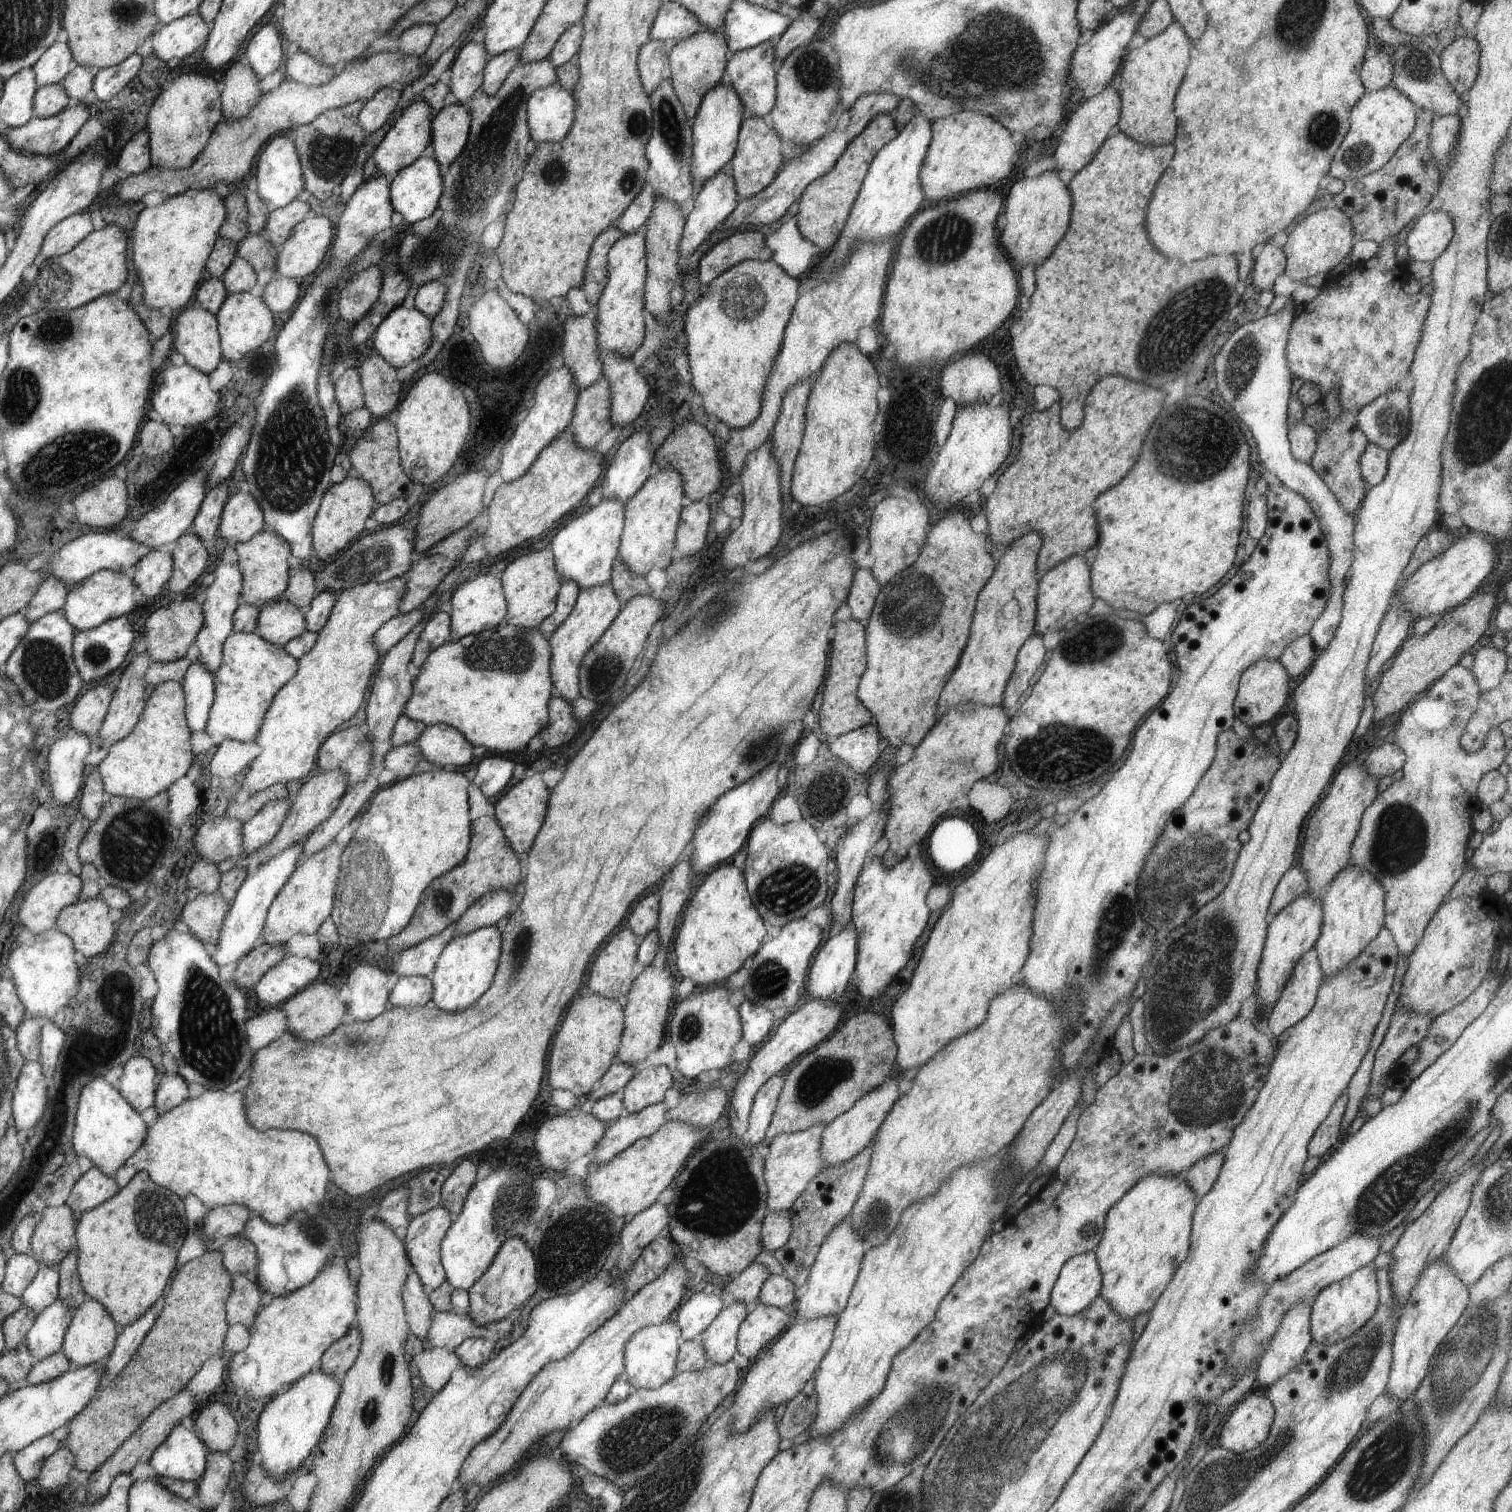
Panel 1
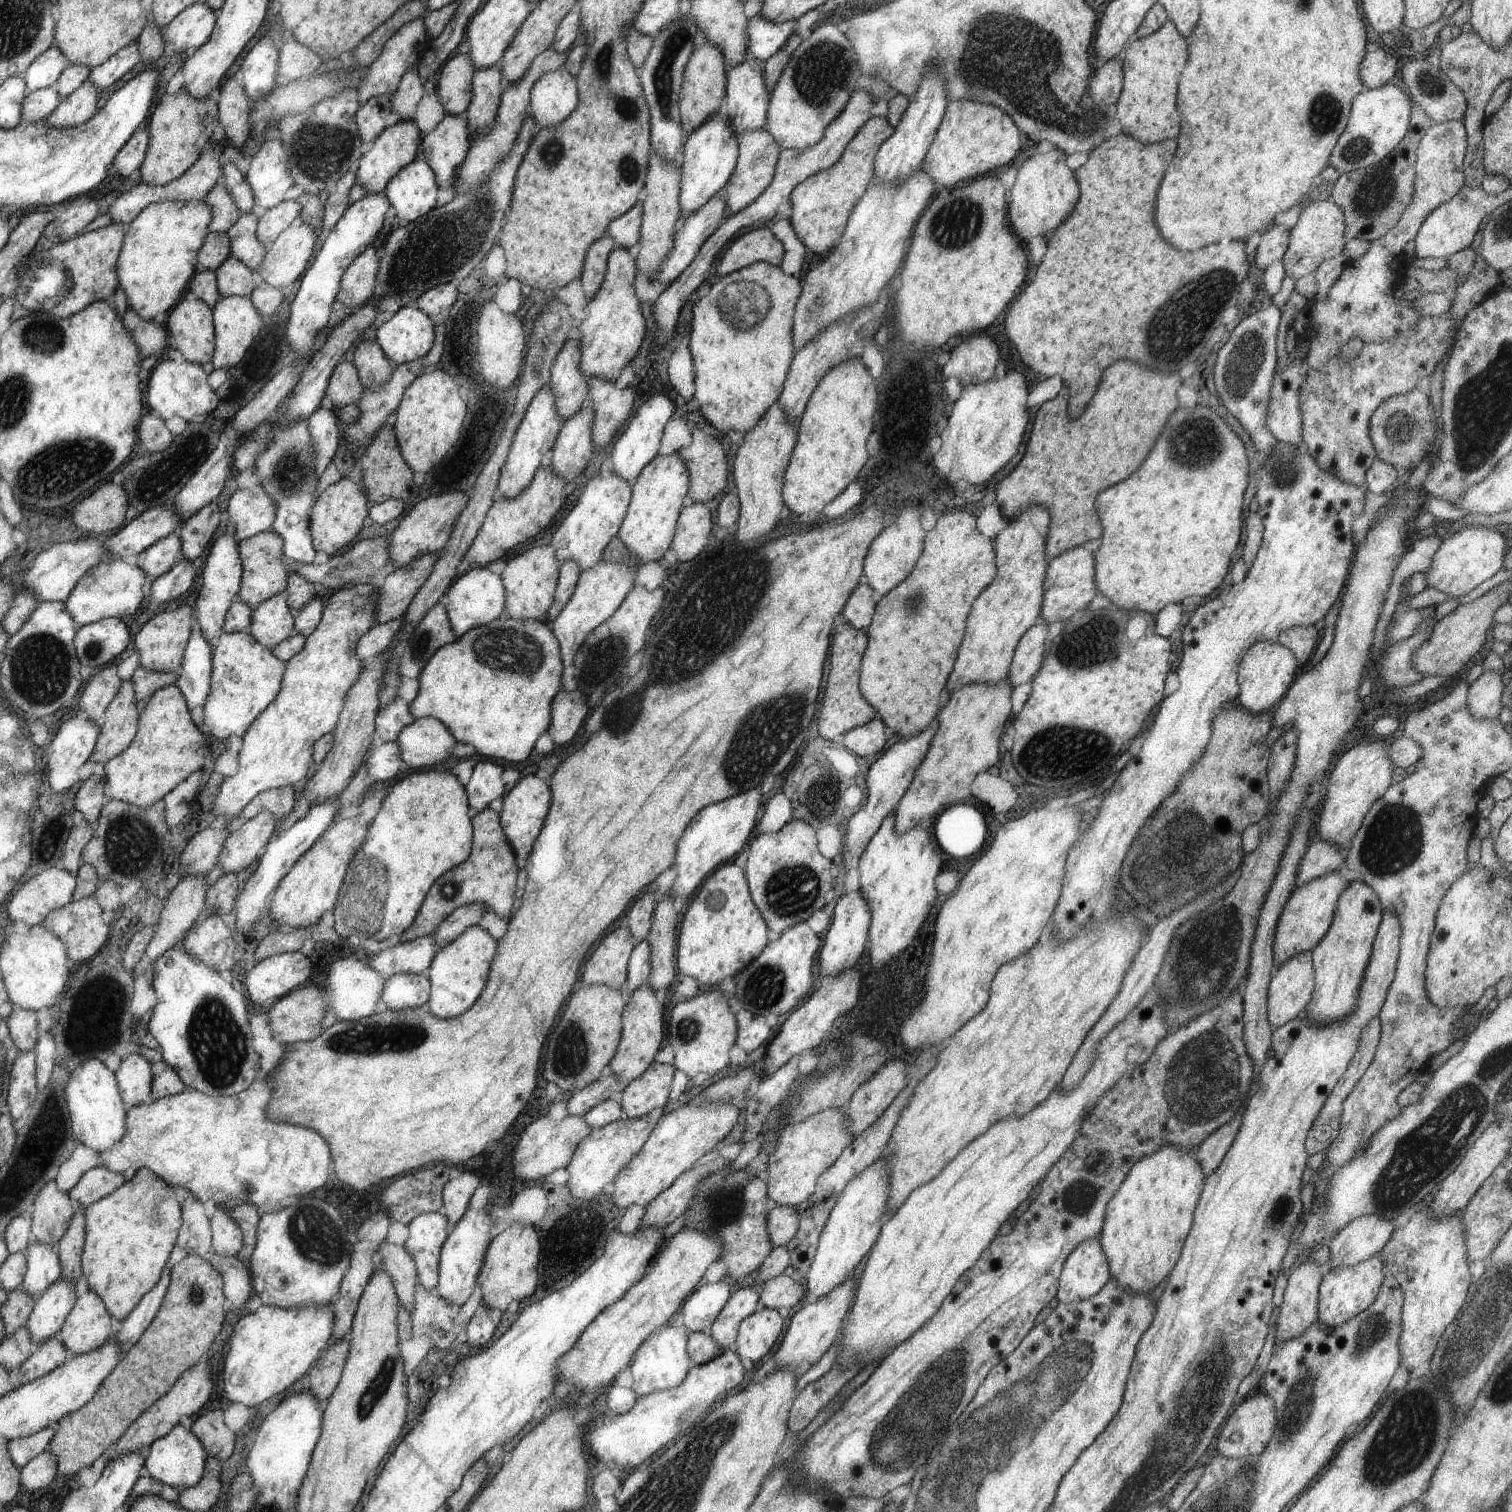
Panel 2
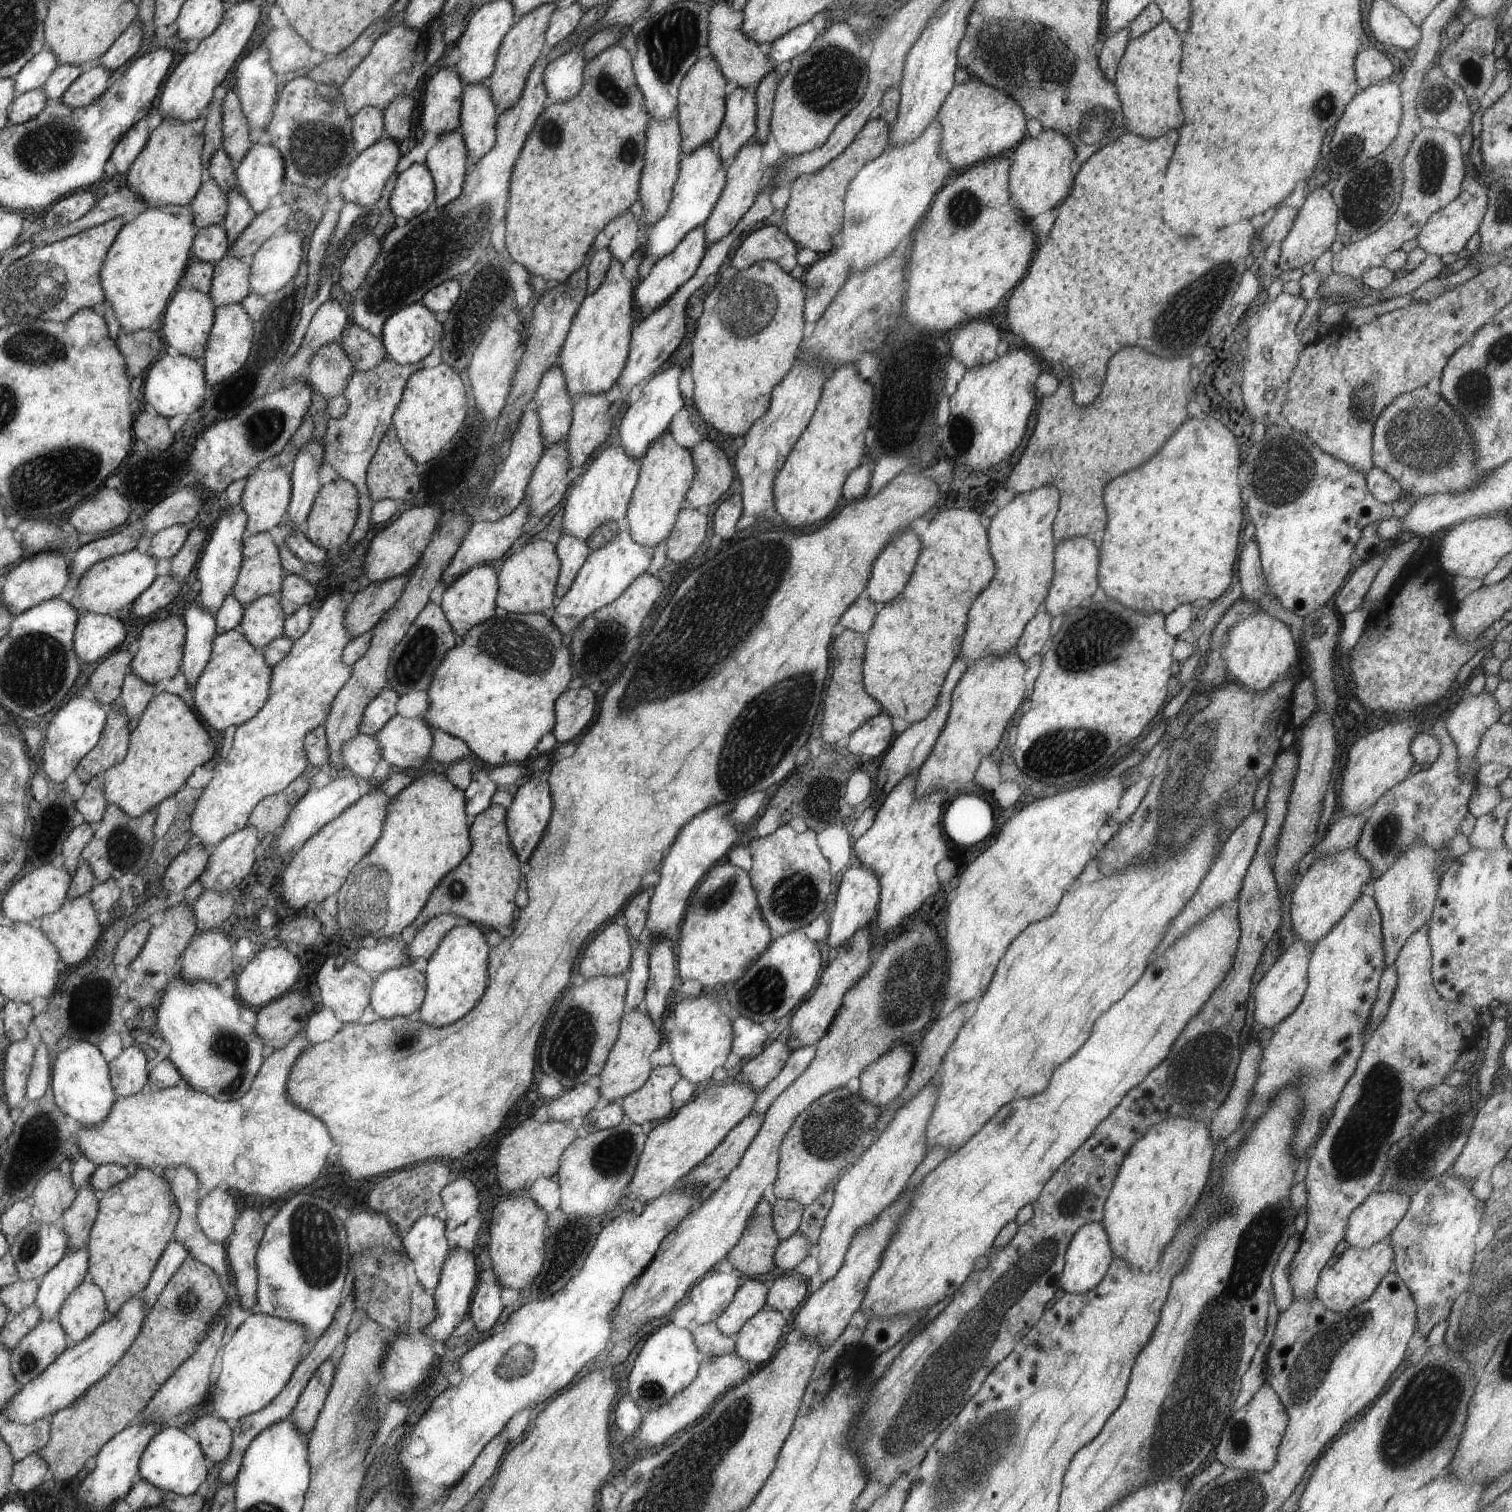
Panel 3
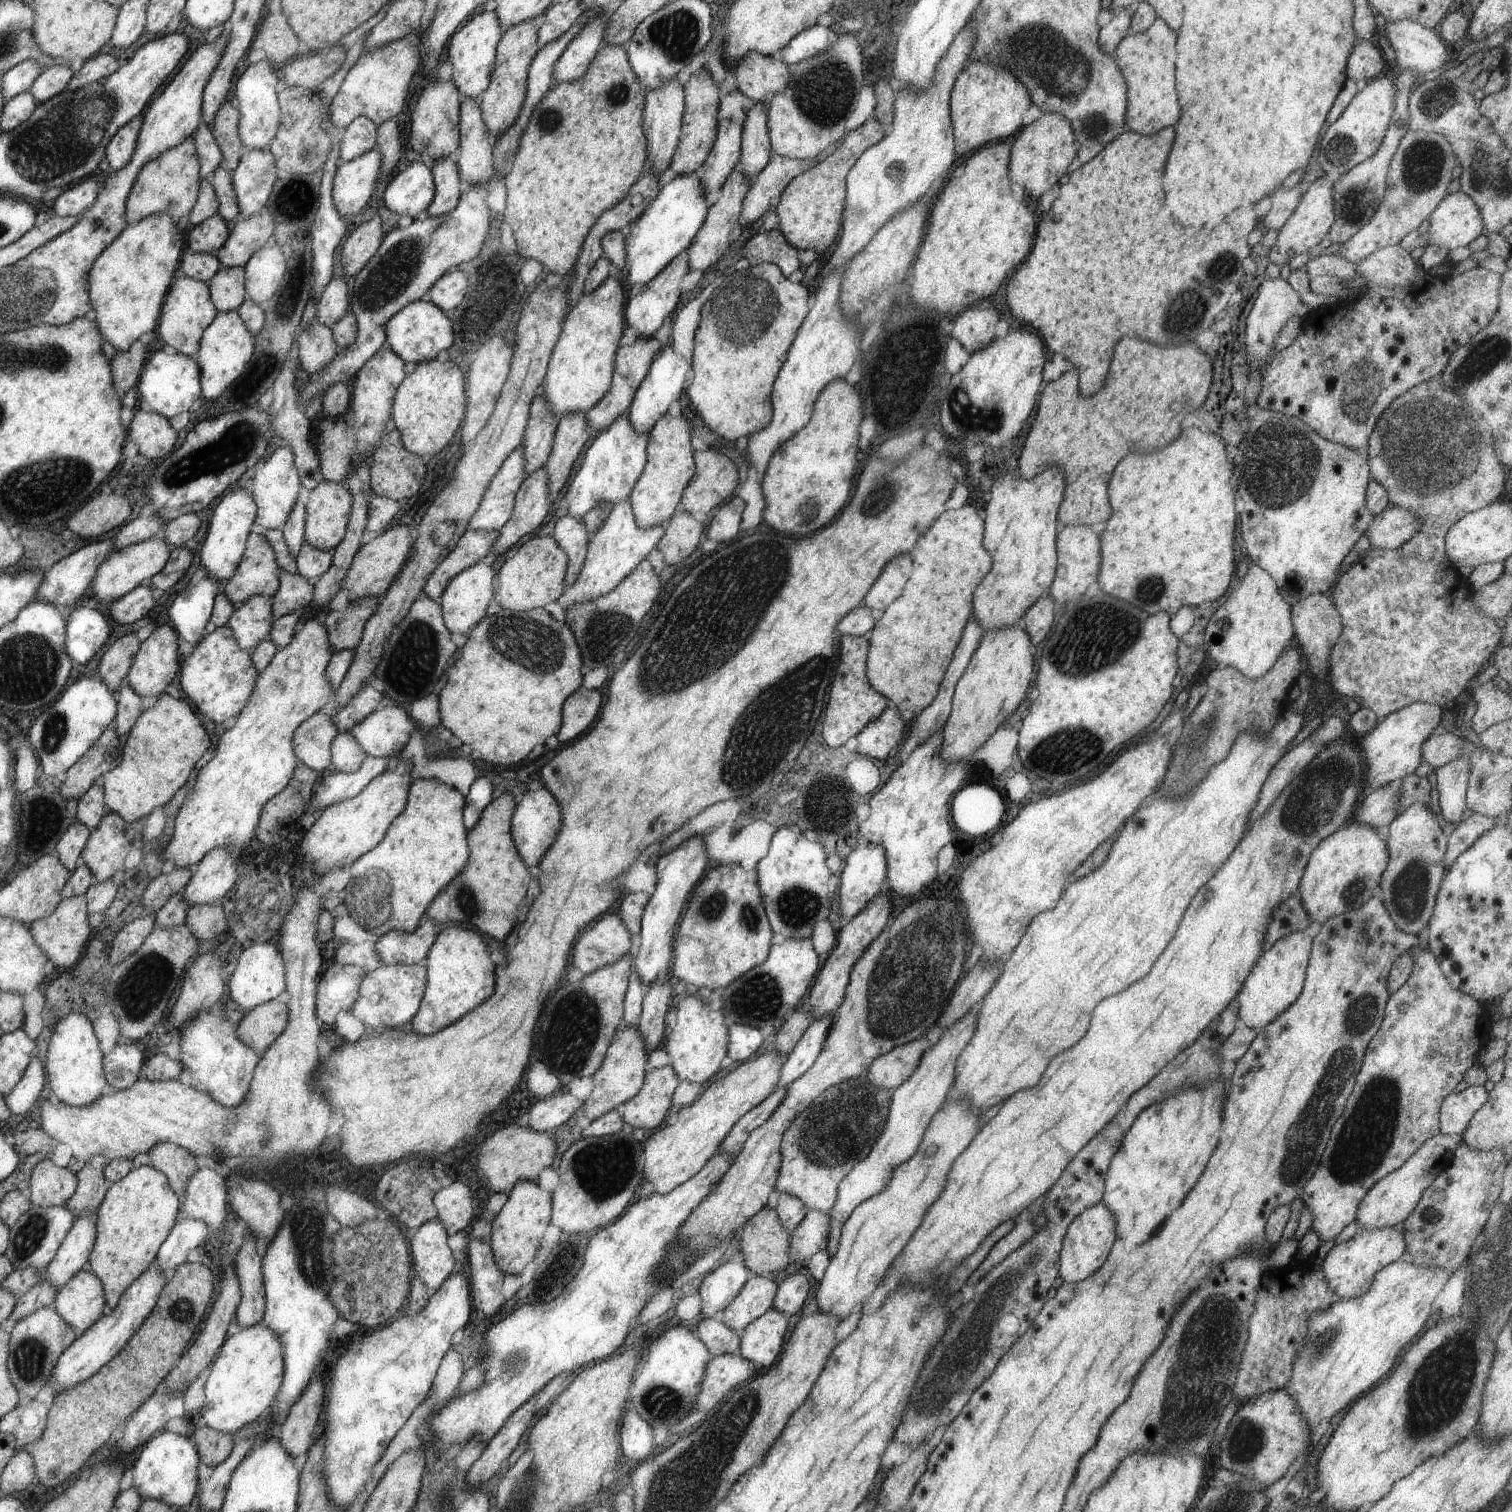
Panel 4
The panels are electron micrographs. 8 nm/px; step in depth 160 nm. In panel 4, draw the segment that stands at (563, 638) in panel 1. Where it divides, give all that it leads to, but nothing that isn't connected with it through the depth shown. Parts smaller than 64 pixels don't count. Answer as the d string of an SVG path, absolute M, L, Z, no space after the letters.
M627 499L624 503L615 504L612 512L604 521L602 528L589 537L587 555L579 572L576 582L566 587L564 594L558 599L558 606L568 611L575 605L589 603L601 596L608 595L618 587L646 558L650 558L650 551L657 548L665 531L660 525L642 529L633 513L633 505Z

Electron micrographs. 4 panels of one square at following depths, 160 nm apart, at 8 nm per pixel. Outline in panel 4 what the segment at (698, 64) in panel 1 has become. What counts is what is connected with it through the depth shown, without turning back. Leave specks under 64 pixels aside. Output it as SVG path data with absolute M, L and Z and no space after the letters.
M703 67L698 74L691 74L684 86L685 93L685 114L684 124L679 140L678 152L674 156L671 168L676 175L687 175L697 172L698 168L705 163L709 152L713 150L716 142L716 126L718 122L718 104L720 104L720 90L716 80L706 67Z

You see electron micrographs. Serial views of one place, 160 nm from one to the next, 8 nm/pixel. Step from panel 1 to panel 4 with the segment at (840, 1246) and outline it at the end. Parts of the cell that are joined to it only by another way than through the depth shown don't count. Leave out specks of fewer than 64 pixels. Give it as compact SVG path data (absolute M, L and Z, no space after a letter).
M982 1001L978 1002L966 1016L962 1016L954 1026L944 1030L942 1038L926 1050L910 1078L893 1090L888 1116L881 1135L875 1140L870 1152L858 1161L858 1164L838 1183L837 1199L828 1212L829 1239L826 1250L830 1258L837 1253L841 1228L854 1209L865 1200L881 1193L890 1182L894 1169L916 1154L918 1144L922 1142L922 1136L926 1132L926 1126L930 1124L934 1114L940 1111L948 1098L950 1086L953 1086L956 1076L956 1060L962 1054L962 1050L970 1044L970 1040L974 1038L981 1008Z

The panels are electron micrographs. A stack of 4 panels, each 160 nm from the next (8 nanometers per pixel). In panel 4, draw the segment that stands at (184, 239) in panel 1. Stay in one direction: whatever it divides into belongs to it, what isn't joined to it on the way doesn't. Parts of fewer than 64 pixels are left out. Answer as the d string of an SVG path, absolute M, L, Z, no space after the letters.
M165 212L154 213L128 224L109 244L89 272L89 296L103 337L118 351L125 351L140 336L148 338L158 324L162 302L172 286L172 276L181 264L184 232Z

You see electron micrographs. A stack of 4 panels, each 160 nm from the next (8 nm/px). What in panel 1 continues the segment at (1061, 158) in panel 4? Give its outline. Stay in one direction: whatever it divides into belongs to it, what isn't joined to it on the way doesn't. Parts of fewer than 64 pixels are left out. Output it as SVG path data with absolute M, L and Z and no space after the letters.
M1056 170L1046 171L1041 176L1020 180L1012 186L1006 202L1003 202L999 242L1016 270L1026 267L1026 264L1042 264L1068 230L1072 198L1058 173Z

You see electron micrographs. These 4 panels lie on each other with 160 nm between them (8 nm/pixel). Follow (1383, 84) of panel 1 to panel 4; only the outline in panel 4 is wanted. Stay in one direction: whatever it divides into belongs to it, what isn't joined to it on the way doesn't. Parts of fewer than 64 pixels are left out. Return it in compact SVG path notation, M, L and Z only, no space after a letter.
M1358 40L1350 52L1345 74L1347 80L1352 80L1362 86L1370 78L1379 76L1385 66L1386 62L1380 50L1377 50L1370 41Z

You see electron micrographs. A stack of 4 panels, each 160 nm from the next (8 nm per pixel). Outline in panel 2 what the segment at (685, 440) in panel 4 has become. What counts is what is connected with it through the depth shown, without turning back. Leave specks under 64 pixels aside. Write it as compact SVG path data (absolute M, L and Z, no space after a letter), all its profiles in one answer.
M677 453L668 456L658 454L644 468L634 485L632 485L632 502L628 514L624 517L617 538L629 550L638 565L650 561L661 561L666 550L672 547L676 534L678 514L684 510L689 494L689 469Z

